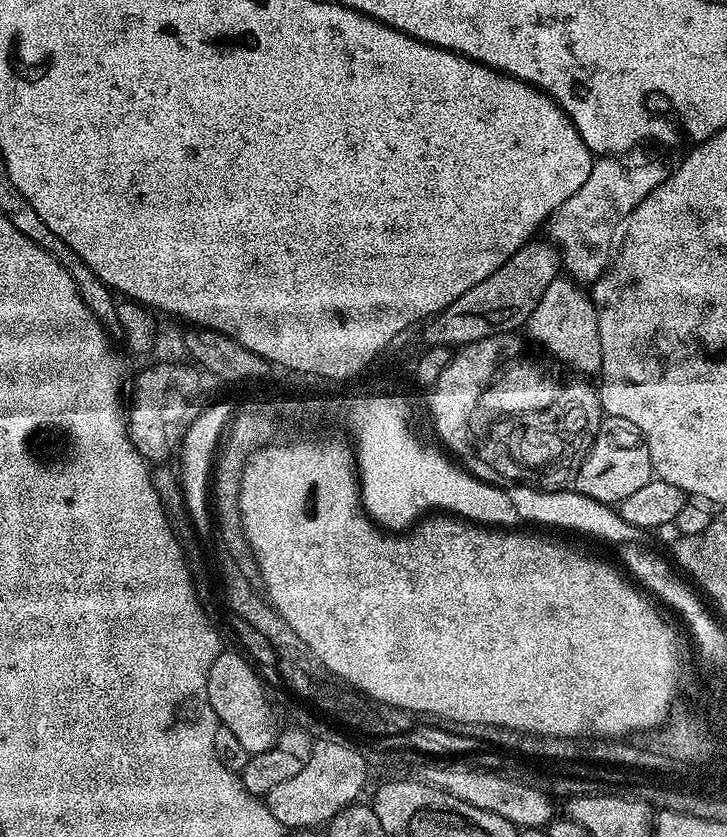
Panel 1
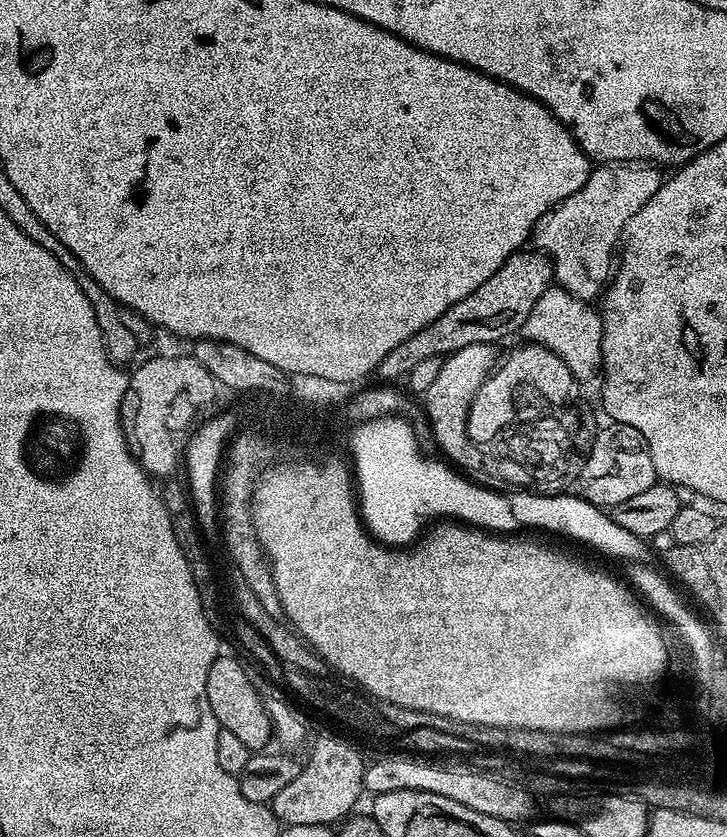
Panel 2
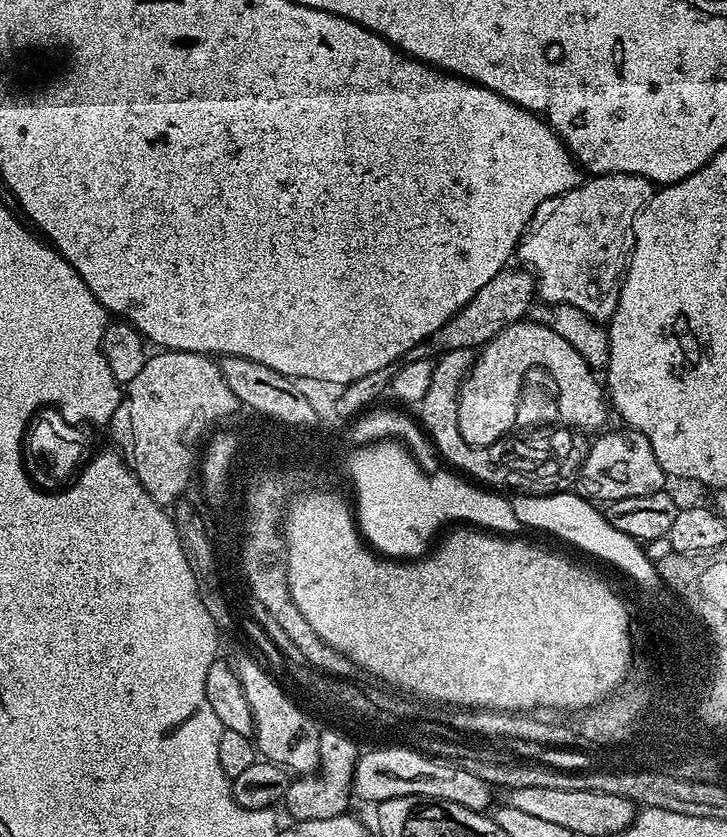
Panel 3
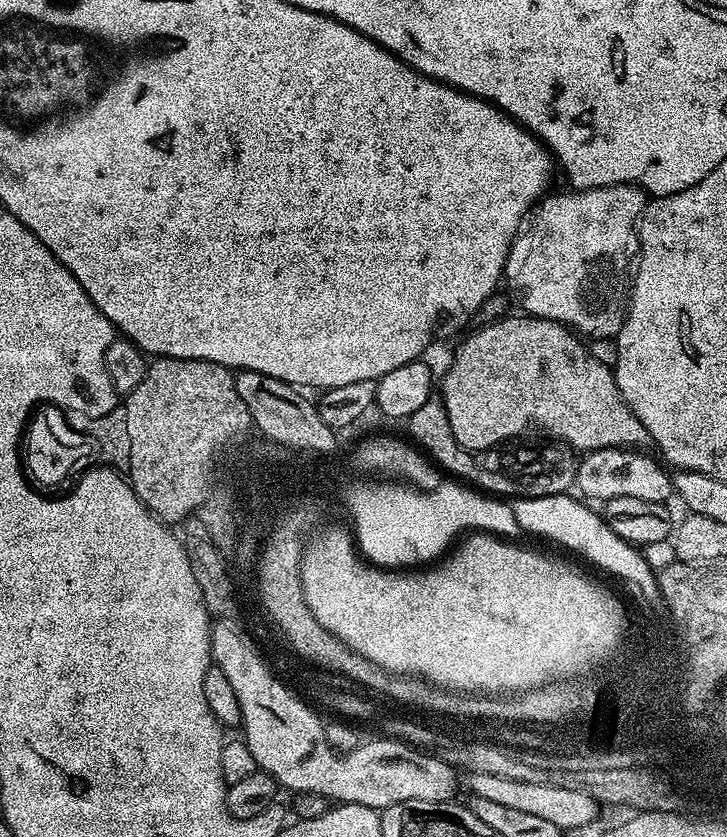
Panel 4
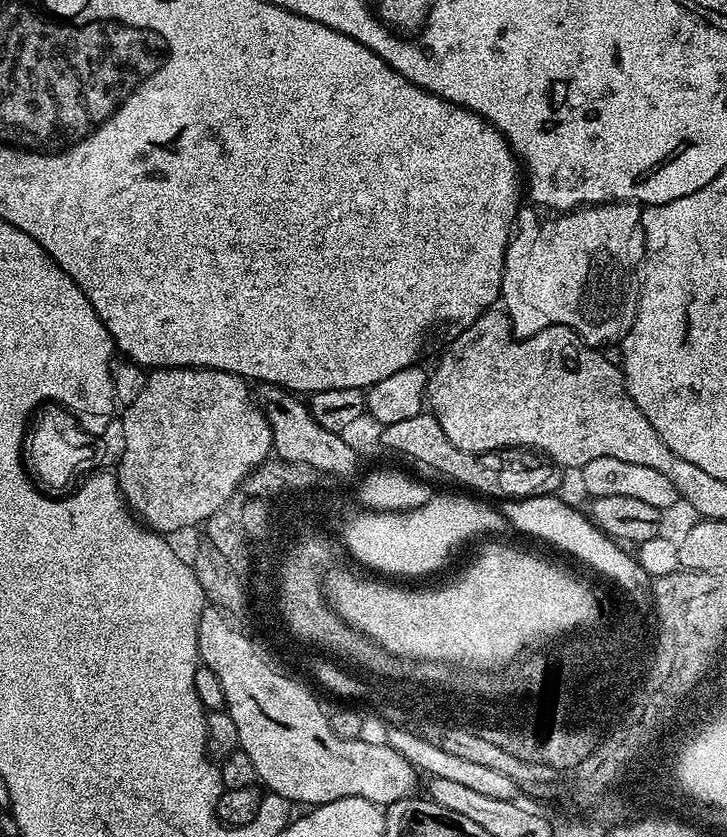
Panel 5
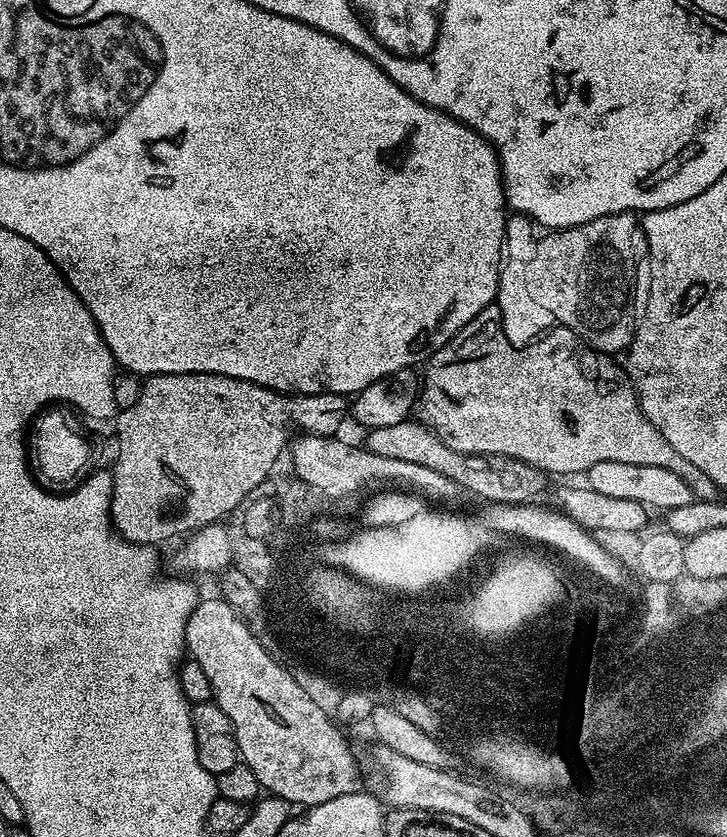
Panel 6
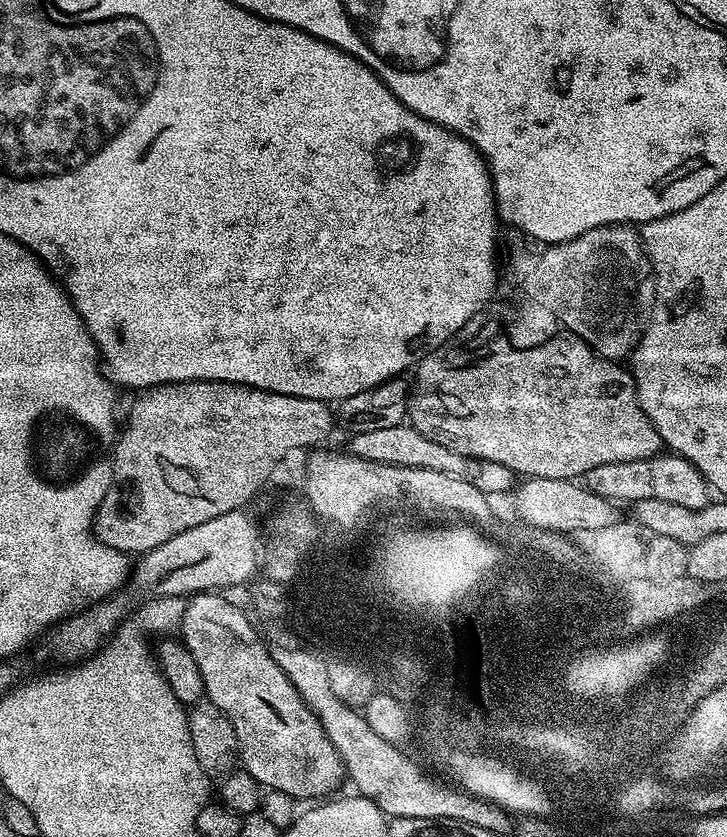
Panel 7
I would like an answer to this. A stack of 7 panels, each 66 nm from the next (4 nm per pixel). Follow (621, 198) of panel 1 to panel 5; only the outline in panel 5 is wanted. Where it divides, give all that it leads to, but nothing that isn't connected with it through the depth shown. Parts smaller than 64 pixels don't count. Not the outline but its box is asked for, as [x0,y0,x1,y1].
[503,200,644,346]

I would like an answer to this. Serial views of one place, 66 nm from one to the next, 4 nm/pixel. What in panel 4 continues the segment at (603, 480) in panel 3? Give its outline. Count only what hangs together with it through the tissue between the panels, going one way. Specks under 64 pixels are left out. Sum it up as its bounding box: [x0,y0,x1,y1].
[575,448,674,504]

